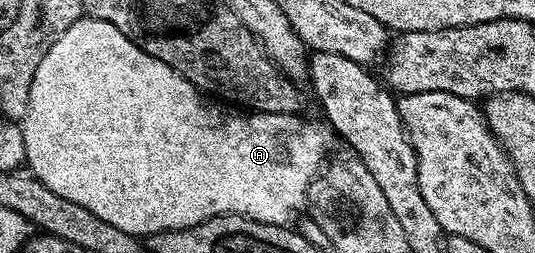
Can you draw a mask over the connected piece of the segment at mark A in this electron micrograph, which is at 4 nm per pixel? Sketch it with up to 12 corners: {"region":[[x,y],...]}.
{"region":[[114,24],[42,56],[26,166],[127,234],[288,226],[299,113],[224,114]]}

